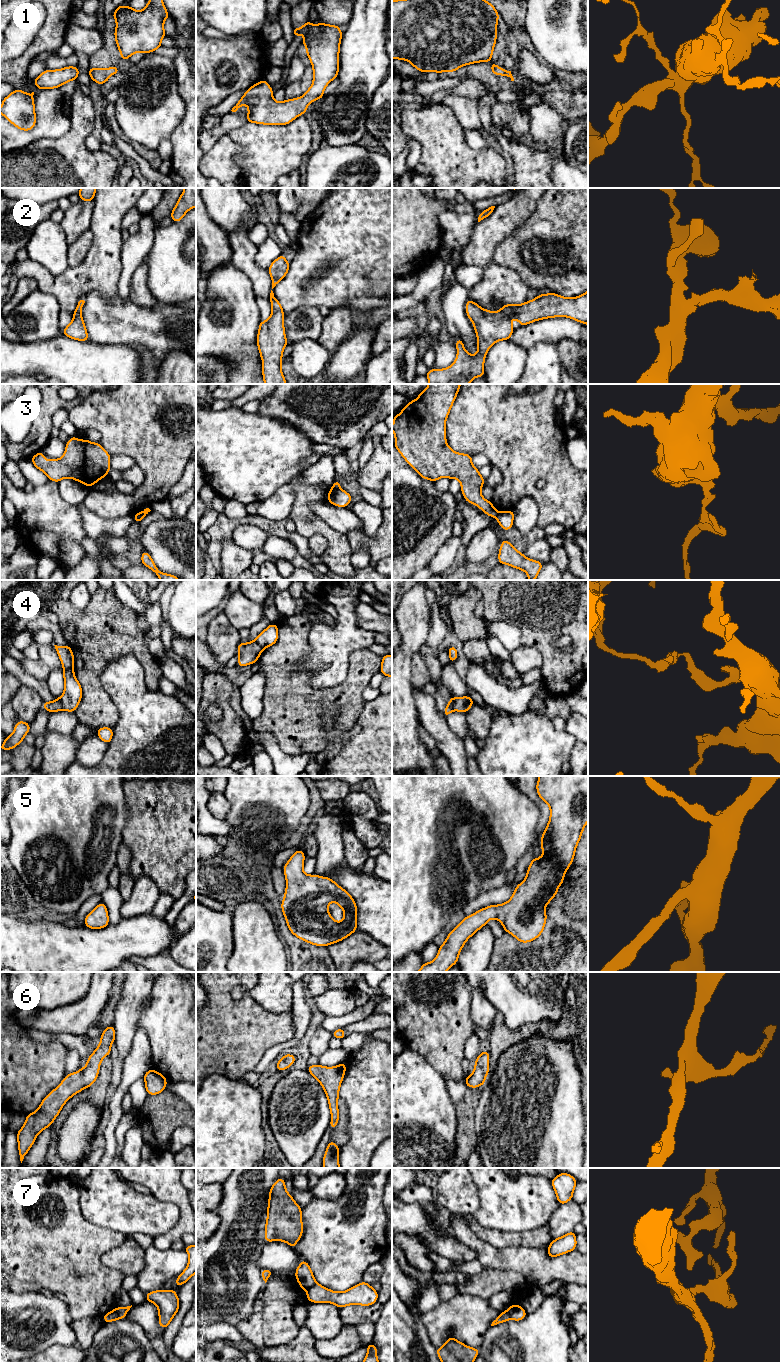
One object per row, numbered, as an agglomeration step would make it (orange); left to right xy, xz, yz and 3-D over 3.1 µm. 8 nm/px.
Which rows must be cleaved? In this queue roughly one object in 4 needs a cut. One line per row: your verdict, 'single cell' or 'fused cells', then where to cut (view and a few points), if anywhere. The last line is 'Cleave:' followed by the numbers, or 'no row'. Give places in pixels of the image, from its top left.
1: single cell; no cut
2: single cell; no cut
3: fused cells; cut in yz along (498, 512), (495, 516)
4: fused cells; cut in xy along (58, 698), (61, 709)
5: single cell; no cut
6: single cell; no cut
7: fused cells; cut in xz along (316, 1282), (307, 1290)
Cleave: 3, 4, 7

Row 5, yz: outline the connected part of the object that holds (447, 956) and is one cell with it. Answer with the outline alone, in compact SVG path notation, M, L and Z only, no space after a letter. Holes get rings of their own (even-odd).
M539 776L536 790L550 808L550 819L541 837L542 857L533 858L525 880L516 886L509 901L487 906L466 916L448 934L436 958L432 962L425 962L417 972L446 972L457 964L466 941L493 918L501 922L505 932L521 943L532 942L543 932L547 919L545 907L564 882L564 875L574 860L576 847L588 822L588 776Z

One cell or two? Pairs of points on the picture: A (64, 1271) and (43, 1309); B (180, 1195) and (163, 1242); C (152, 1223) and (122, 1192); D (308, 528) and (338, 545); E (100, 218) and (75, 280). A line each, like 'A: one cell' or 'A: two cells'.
A: two cells
B: one cell
C: one cell
D: one cell
E: one cell

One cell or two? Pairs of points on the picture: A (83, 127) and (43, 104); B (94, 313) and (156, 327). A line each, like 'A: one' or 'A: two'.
A: two
B: one

